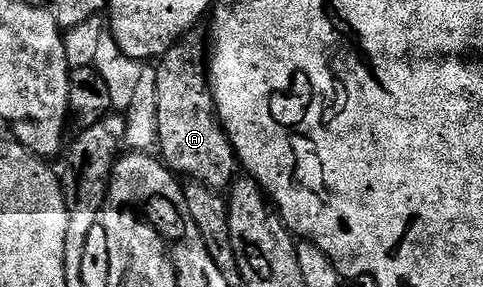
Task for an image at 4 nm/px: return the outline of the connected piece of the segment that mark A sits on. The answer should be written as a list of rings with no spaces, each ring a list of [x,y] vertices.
[[[200,31],[186,33],[179,41],[175,41],[170,51],[164,54],[159,64],[155,66],[155,70],[158,75],[157,144],[159,156],[164,164],[181,178],[188,177],[184,179],[202,184],[208,189],[227,190],[232,182],[237,180],[238,162],[234,147],[216,114],[216,101],[212,98],[210,77],[206,72],[206,45],[204,49],[204,37]]]

